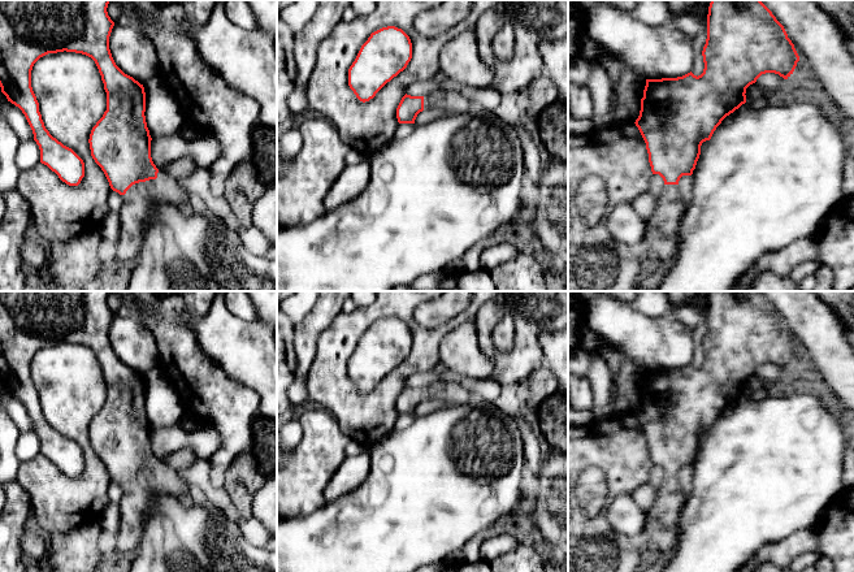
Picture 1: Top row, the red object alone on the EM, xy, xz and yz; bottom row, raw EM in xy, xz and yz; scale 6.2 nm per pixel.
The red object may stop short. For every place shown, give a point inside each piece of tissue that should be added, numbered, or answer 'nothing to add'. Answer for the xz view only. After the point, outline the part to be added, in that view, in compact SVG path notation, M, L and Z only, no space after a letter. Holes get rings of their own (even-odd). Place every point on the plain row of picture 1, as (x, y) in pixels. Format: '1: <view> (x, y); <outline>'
1: xz (452, 394); M438 381L433 385L424 387L424 402L437 399L446 402L450 406L463 404L473 400L469 390L454 382Z

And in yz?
1: yz (660, 534); M664 476L656 489L655 502L646 512L642 549L656 552L672 551L679 540L679 515L685 503L679 476Z

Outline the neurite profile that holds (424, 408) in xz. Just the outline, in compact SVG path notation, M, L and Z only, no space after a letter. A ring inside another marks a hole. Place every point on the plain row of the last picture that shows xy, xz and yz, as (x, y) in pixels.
M430 399L426 402L422 402L417 406L416 413L417 416L426 416L439 408L450 407L446 402L437 400L437 399Z

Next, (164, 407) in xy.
M159 367L152 368L143 378L146 384L144 407L151 429L179 424L187 412L173 384Z

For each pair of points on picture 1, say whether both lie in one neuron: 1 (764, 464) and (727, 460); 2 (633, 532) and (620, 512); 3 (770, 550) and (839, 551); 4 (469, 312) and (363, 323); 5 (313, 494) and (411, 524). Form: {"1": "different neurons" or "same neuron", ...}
{"1": "same neuron", "2": "same neuron", "3": "same neuron", "4": "same neuron", "5": "different neurons"}

